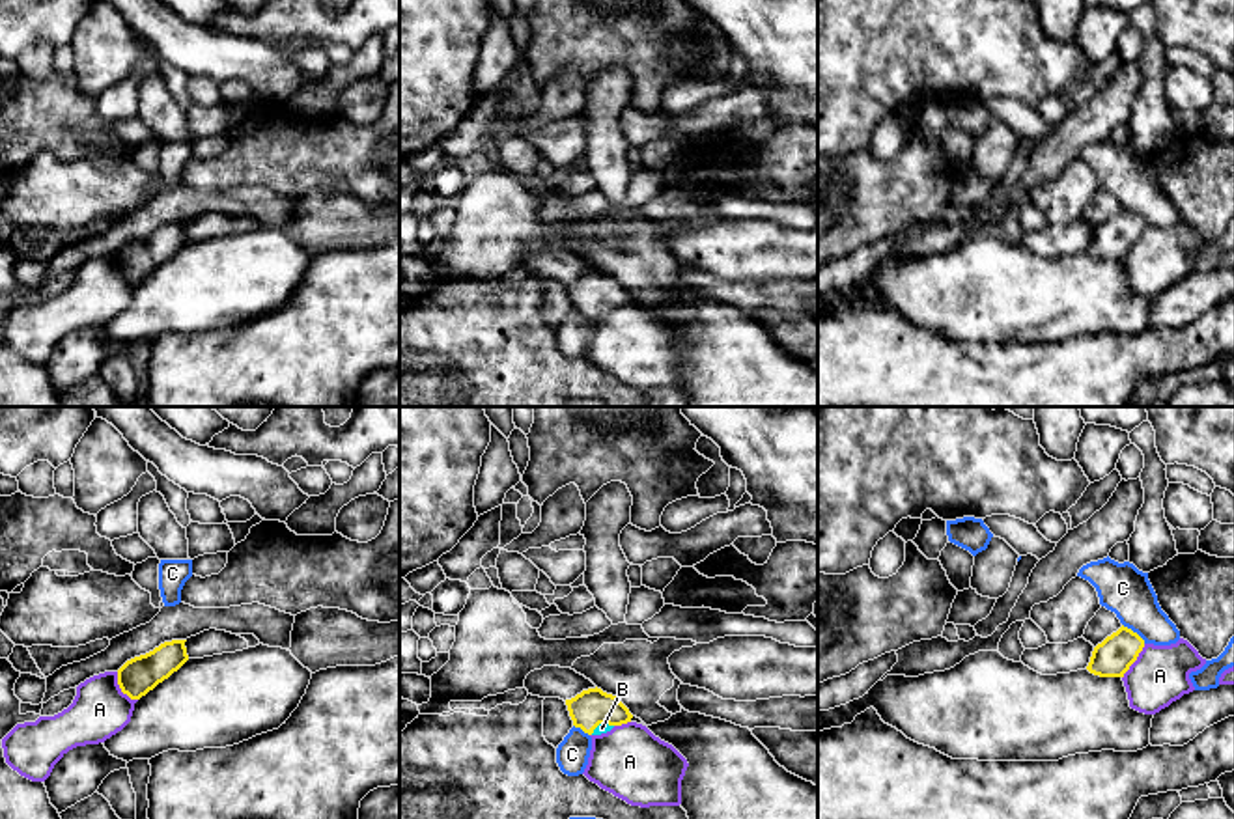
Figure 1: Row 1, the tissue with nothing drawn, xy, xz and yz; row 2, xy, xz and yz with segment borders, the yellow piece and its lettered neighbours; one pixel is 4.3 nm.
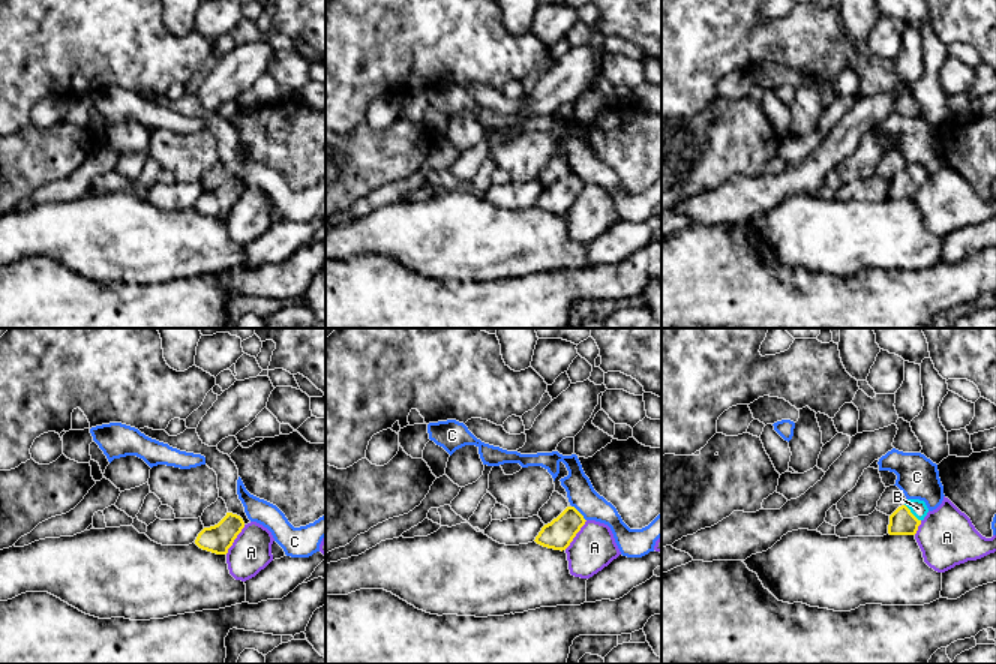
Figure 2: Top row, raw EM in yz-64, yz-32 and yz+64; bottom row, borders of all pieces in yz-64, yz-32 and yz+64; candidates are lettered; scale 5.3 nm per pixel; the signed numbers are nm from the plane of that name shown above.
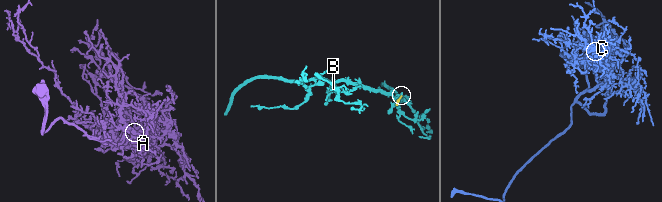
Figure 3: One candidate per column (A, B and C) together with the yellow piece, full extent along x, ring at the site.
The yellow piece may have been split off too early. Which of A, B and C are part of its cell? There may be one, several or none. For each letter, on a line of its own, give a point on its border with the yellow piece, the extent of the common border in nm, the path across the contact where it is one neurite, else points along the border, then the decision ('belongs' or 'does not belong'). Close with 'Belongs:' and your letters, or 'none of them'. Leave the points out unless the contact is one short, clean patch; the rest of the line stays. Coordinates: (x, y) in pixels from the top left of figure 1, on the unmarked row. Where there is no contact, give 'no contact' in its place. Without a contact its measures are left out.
A: meets yellow in xy at (120, 269); contact 160 nm long; does not belong
B: meets yellow in xz at (602, 305); contact 110 nm long; runs through xz (590, 290), (602, 305), (602, 310); belongs
C: meets yellow in yz at (1132, 213); contact 130 nm long; border along yz (1122, 206), (1145, 224); does not belong
Belongs: B

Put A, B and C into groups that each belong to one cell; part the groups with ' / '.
A / B / C

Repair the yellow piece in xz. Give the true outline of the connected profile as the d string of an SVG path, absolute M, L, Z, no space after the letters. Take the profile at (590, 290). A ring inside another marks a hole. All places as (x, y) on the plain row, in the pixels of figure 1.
M597 269L566 282L566 287L573 308L588 317L607 315L614 308L627 306L633 300L629 291L616 278Z

